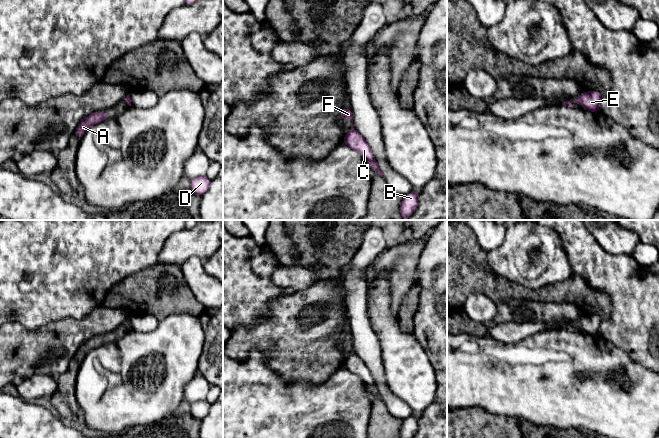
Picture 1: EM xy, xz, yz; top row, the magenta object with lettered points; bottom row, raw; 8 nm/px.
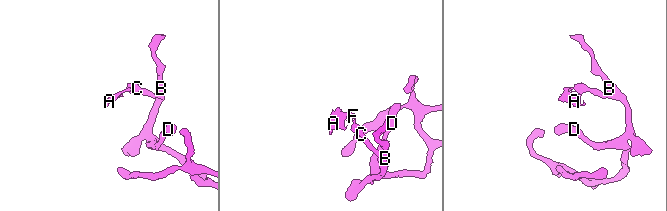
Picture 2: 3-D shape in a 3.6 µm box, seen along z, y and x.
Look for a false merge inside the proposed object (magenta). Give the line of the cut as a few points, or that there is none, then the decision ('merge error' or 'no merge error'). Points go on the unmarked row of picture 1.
cut yz (577, 322), (579, 325); merge error

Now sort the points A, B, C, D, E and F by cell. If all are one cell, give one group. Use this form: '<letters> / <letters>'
A F / B C D E

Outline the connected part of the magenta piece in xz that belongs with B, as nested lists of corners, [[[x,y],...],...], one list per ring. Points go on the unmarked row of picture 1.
[[[413,415],[404,421],[400,430],[401,438],[413,438],[418,431],[418,416]]]

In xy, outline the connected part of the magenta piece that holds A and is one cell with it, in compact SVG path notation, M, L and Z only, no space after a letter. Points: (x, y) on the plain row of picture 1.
M98 335L95 337L92 337L88 341L85 341L77 350L75 354L75 359L77 362L81 363L83 358L94 348L96 348L98 345L104 345L107 343L107 336L106 335Z

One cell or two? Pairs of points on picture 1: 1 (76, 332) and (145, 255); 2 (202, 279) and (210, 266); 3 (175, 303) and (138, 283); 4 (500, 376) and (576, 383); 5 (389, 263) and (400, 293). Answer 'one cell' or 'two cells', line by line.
1: two cells
2: two cells
3: one cell
4: one cell
5: one cell

